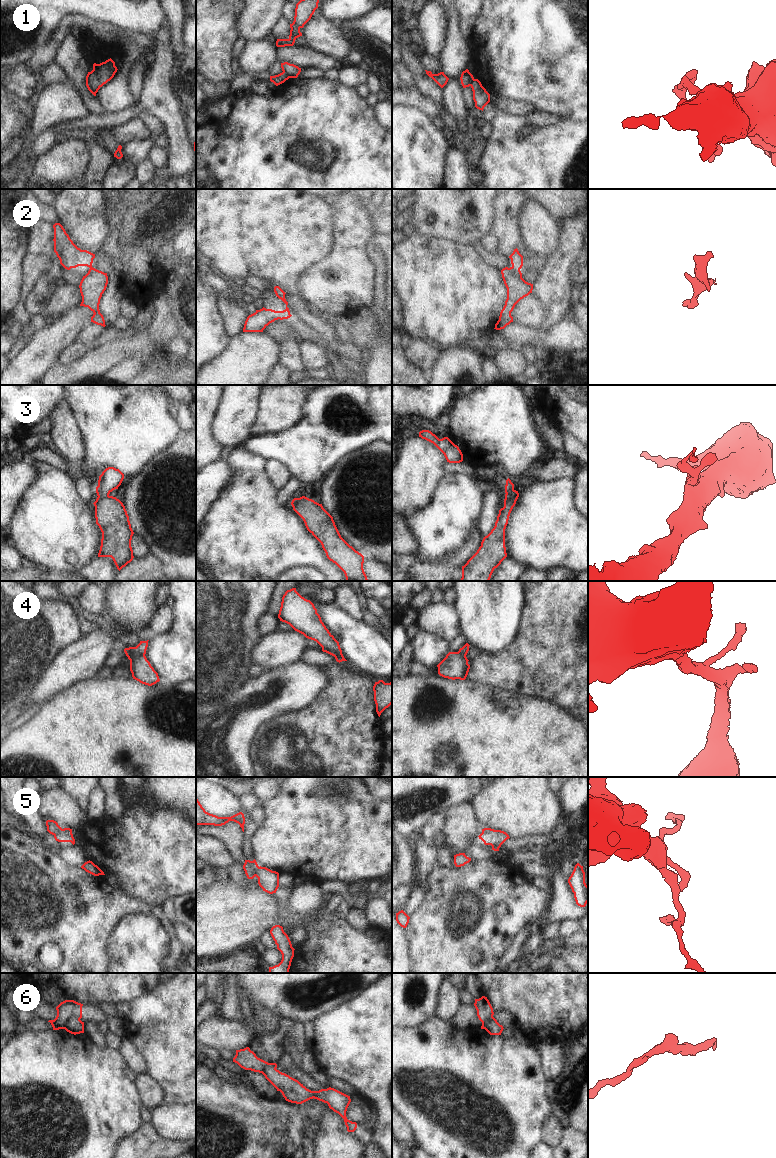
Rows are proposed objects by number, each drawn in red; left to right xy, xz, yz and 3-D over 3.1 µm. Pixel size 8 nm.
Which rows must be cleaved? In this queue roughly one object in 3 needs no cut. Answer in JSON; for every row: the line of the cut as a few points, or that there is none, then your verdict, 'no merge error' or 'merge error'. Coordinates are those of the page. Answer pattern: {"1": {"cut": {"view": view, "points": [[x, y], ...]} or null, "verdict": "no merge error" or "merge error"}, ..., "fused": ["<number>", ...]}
{"1": {"cut": {"view": "xz", "points": [[283, 71], [290, 77]]}, "verdict": "merge error"}, "2": {"cut": {"view": "yz", "points": [[512, 266], [519, 270]]}, "verdict": "merge error"}, "3": {"cut": {"view": "yz", "points": [[514, 490], [509, 496], [505, 497]]}, "verdict": "merge error"}, "4": {"cut": {"view": "xy", "points": [[144, 654], [128, 657]]}, "verdict": "merge error"}, "5": {"cut": {"view": "xy", "points": [[62, 829], [54, 835]]}, "verdict": "merge error"}, "6": {"cut": {"view": "xy", "points": [[79, 1018], [70, 1018], [63, 1028]]}, "verdict": "merge error"}, "fused": ["1", "2", "3", "4", "5", "6"]}

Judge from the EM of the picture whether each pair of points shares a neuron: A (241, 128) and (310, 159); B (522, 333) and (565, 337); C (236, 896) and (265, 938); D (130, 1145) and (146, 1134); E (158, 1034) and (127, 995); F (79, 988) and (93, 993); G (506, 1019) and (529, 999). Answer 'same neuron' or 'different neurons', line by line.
A: same neuron
B: same neuron
C: different neurons
D: same neuron
E: different neurons
F: same neuron
G: different neurons

